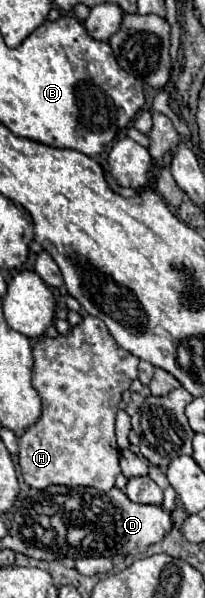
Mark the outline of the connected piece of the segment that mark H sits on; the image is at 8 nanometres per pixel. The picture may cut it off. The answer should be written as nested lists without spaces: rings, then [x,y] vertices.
[[[90,315],[84,317],[78,327],[72,327],[72,335],[60,335],[56,339],[42,337],[34,343],[32,385],[42,399],[42,413],[40,419],[18,437],[20,471],[30,487],[46,489],[48,485],[68,485],[94,487],[100,491],[110,491],[114,487],[116,475],[120,473],[120,449],[116,445],[114,421],[122,393],[138,377],[138,361],[138,357],[116,345],[100,319]]]

